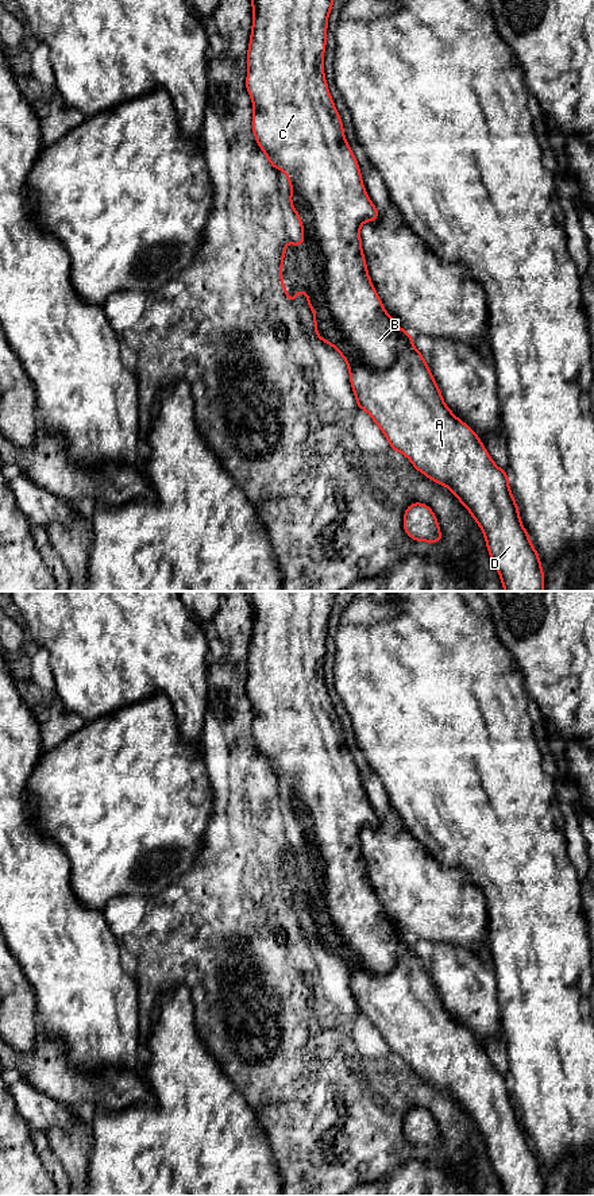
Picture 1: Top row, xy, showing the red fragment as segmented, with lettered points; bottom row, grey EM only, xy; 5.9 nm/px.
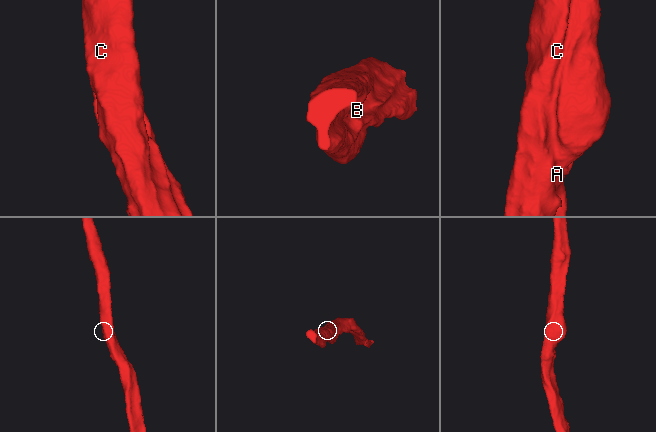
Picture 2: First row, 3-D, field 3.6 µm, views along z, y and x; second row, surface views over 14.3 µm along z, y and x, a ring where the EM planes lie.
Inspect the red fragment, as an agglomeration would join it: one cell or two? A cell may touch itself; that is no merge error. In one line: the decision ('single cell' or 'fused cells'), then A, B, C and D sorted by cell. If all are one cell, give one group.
single cell; A B C D

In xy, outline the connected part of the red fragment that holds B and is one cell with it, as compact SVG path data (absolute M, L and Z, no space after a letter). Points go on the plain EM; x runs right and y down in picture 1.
M246 591L247 598L252 610L252 630L250 648L247 653L247 680L246 680L246 694L252 706L252 737L255 746L259 753L265 757L266 764L275 773L282 773L289 790L290 800L289 809L296 818L298 827L301 830L302 844L300 849L294 849L289 842L285 848L281 871L278 875L279 886L284 894L285 900L296 908L296 900L298 896L306 899L306 907L313 917L315 931L313 935L321 946L332 950L340 961L346 965L350 979L350 988L356 1003L356 1011L366 1015L373 1026L379 1031L383 1041L387 1043L392 1056L401 1057L406 1061L412 1070L420 1076L423 1080L428 1081L437 1089L448 1092L450 1096L459 1104L459 1107L468 1115L471 1122L477 1126L478 1131L483 1137L486 1151L490 1160L490 1164L500 1180L502 1192L505 1196L544 1196L544 1176L541 1172L541 1165L535 1154L526 1134L524 1133L518 1116L517 1107L509 1092L509 1081L505 1075L500 1073L487 1054L485 1053L482 1045L478 1039L460 1023L458 1023L452 1015L446 1010L441 996L431 977L429 971L425 968L423 958L413 949L413 940L409 940L404 933L401 933L397 926L387 918L383 913L381 902L377 899L375 892L373 891L371 883L367 876L366 863L362 854L360 844L360 832L366 826L375 826L379 821L379 815L371 807L366 792L362 786L359 768L346 745L344 732L340 724L340 719L335 711L332 701L328 694L328 688L324 678L324 656L327 651L327 633L328 633L328 621L333 613L335 591Z

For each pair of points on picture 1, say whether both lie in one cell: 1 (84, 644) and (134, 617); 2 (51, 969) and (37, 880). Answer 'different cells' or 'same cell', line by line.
1: same cell
2: same cell

